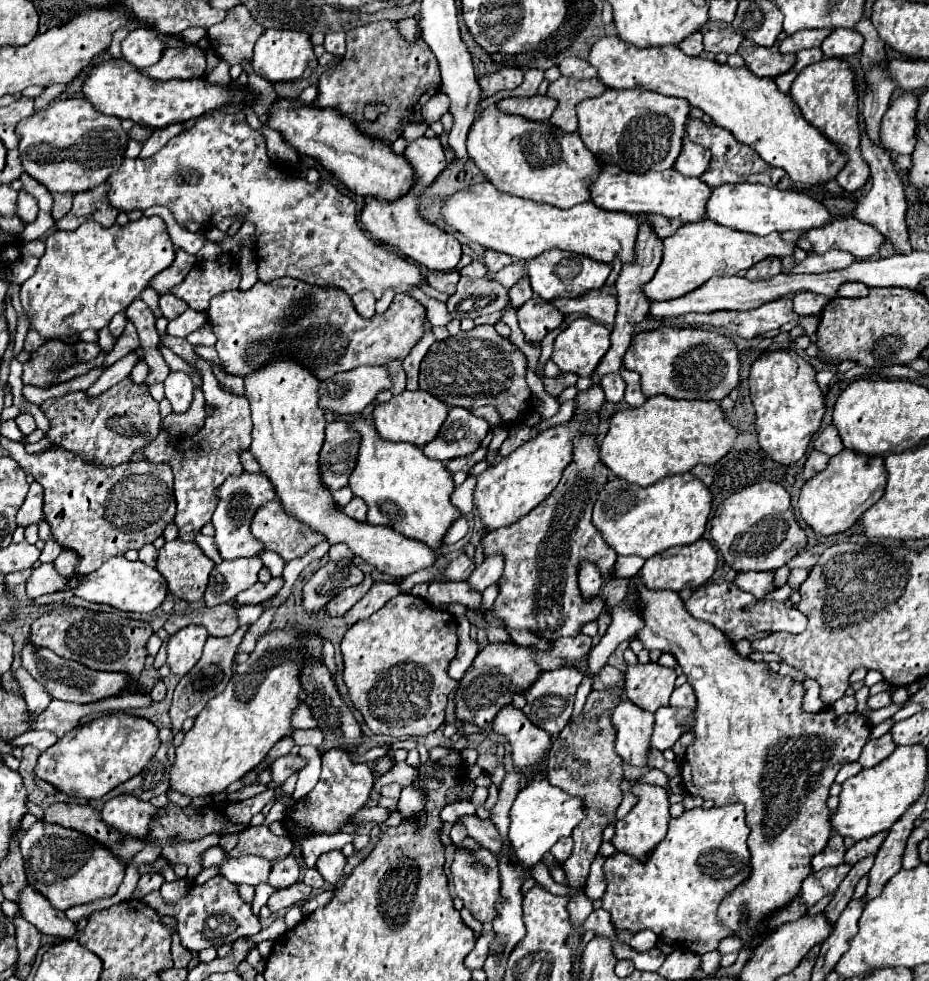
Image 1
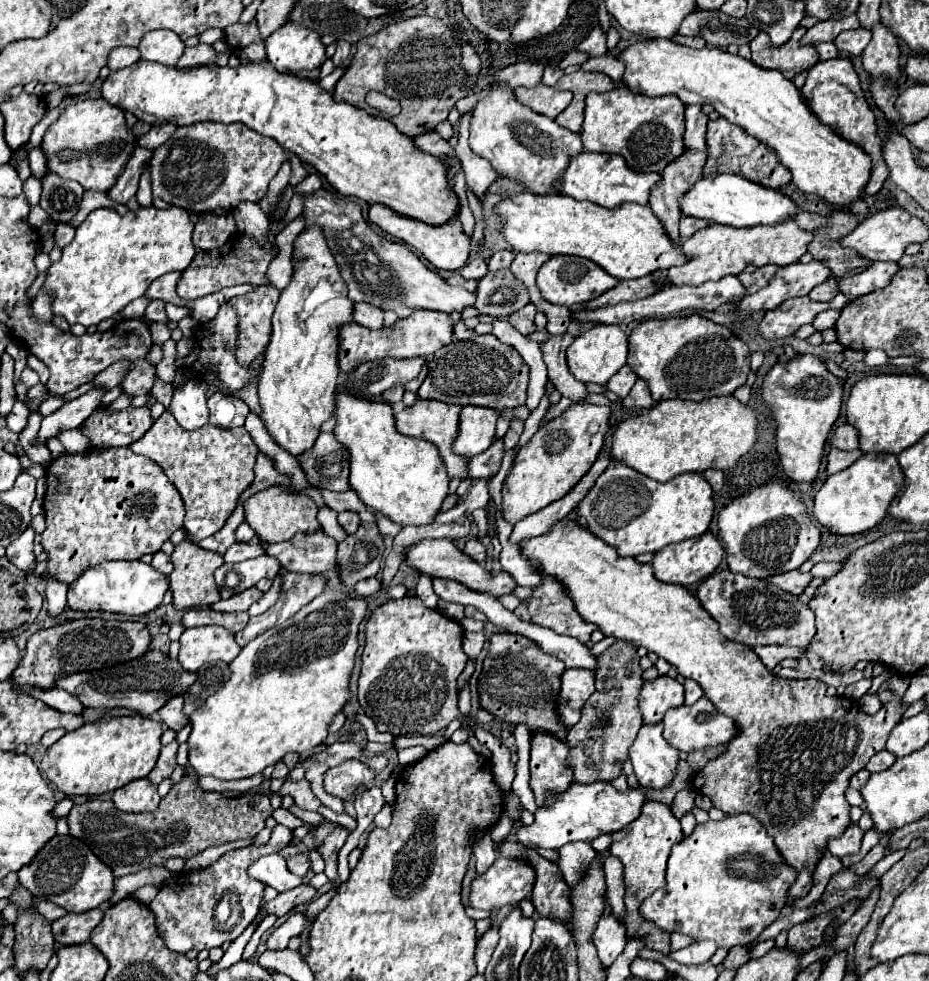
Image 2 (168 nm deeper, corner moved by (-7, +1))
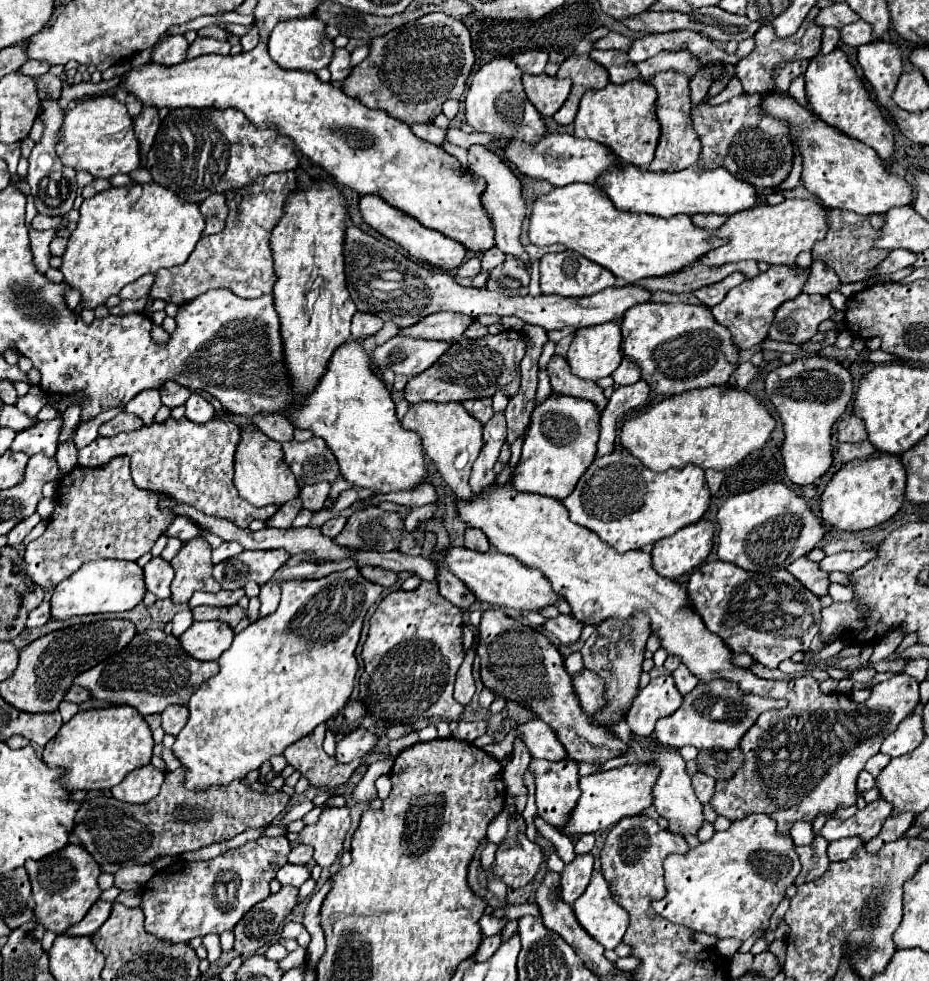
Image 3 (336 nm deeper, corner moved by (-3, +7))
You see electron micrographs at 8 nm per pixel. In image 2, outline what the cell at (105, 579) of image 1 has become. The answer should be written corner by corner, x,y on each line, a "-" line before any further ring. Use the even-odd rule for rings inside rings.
103,562
99,566
93,566
81,574
81,578
73,584
69,584
67,592
67,606
71,610
105,610
105,612
117,612
127,616
141,616
151,610
155,610
165,592
169,588
169,580
157,572
151,564
143,562

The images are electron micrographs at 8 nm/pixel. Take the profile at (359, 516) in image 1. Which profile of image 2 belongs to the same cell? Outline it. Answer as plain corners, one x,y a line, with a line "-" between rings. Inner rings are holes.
341,512
337,516
339,520
339,526
347,532
347,534
355,534
357,528
359,528
359,516
355,512

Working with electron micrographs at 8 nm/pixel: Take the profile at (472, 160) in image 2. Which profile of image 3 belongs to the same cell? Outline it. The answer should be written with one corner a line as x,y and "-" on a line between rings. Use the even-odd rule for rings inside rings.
469,146
467,152
469,152
469,174
475,178
483,178
487,182
487,186
481,194
481,204
483,204
483,208
485,208
485,212
491,218
491,224
495,228
497,248
503,250
505,254
529,260
521,242
519,242
521,222
525,218
525,202
521,198
519,178
513,174
513,170
507,166
507,162
503,162
495,152
487,150
485,146

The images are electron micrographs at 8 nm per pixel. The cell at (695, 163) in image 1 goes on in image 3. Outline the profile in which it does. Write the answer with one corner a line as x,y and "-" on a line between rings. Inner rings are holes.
697,74
697,78
689,82
689,88
691,88
691,108
695,108
705,100
707,90
711,88
711,82
709,78
705,78
705,74

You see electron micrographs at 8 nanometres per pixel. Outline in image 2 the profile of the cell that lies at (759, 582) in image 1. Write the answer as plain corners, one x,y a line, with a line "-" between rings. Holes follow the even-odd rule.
791,570
791,572
783,572
783,574
777,574
777,576
767,578
769,584
779,586
781,590
791,592
791,594
795,594
795,596
803,594
811,580
813,580
813,574
811,574
811,572
809,572
809,574
803,574
803,572
799,572
799,570

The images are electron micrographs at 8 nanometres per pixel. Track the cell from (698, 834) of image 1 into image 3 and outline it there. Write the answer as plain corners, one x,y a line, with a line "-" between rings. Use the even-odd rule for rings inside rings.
749,814
743,820
733,820
729,830
715,832
711,840
701,842
697,848
687,850
685,854
669,854
665,858
665,886
667,894
661,900
653,900
653,910
667,918
673,924
681,924
689,930
703,932
715,938
737,938
747,940
755,932
765,932
769,928
769,920
785,898
787,888
795,882
801,872
801,864
791,838
777,834
773,818
767,814

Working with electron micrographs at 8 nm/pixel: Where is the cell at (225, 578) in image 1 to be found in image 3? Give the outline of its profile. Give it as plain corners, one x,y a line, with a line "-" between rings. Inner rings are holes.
243,550
235,558
223,560
213,566
213,578
223,590
243,588
249,580
265,584
273,578
279,566
287,562
285,550

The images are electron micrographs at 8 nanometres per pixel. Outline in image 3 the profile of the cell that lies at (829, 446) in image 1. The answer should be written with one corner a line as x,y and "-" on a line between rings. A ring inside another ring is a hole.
855,414
843,418
837,426
837,440
839,442
863,442
867,438
865,424

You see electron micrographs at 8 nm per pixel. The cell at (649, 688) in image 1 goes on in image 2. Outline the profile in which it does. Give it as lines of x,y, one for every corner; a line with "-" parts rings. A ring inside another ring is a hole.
659,676
657,680
645,682
639,708
643,712
643,724
657,724
663,720
665,712
679,708
683,704
683,686
669,676

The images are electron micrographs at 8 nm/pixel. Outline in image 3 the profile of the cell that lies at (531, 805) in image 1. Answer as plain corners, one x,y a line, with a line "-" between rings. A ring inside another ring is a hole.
627,764
623,768
617,768
617,770
581,776
579,778
581,798
579,798
577,806
573,808
567,824
561,828
561,834
579,838
583,834
607,830
625,816
641,814
645,808
649,808
653,804
651,802
653,800
651,788
653,788
655,778
657,778
657,770
649,770
647,766
637,766
637,764

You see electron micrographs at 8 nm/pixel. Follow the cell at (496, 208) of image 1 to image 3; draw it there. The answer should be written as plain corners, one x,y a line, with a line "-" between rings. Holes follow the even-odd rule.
585,184
553,188
549,194
535,198
529,216
529,240
535,246
563,244
565,248
575,250
591,262
611,270
627,284
681,270
695,262
701,254
721,246
721,240
715,238
713,232
695,228
687,214
661,218
639,212
623,212
613,206
603,190

